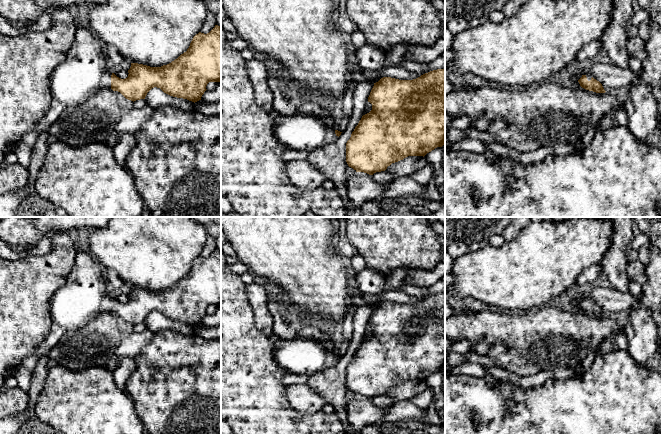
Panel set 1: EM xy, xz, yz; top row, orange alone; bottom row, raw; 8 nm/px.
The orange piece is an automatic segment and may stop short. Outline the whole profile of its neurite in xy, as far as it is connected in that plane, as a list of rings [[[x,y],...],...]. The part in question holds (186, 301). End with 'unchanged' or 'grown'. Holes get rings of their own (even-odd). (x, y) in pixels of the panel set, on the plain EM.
[[[83,243],[77,246],[76,260],[67,283],[61,287],[50,301],[51,327],[47,338],[27,356],[22,365],[33,371],[39,359],[49,353],[68,331],[79,329],[103,312],[120,316],[126,323],[136,325],[145,323],[147,317],[154,311],[160,312],[164,317],[187,323],[192,326],[201,324],[207,314],[209,306],[221,306],[221,251],[215,251],[207,258],[196,258],[186,276],[177,283],[161,291],[150,291],[143,288],[131,287],[128,301],[121,303],[109,293],[105,273],[100,264],[96,262],[87,251]]]; grown

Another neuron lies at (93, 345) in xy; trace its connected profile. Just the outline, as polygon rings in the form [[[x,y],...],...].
[[[103,312],[79,329],[68,331],[48,353],[49,363],[70,371],[108,367],[121,342],[115,315]]]

